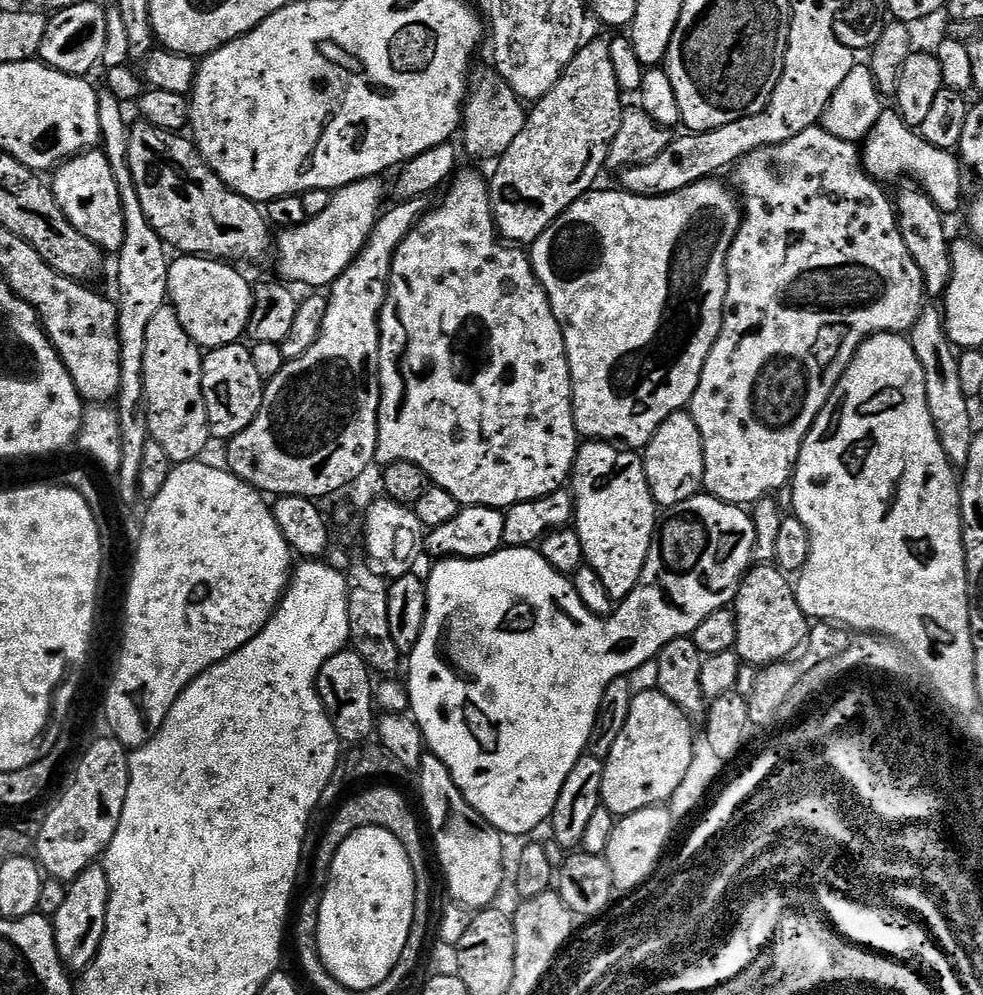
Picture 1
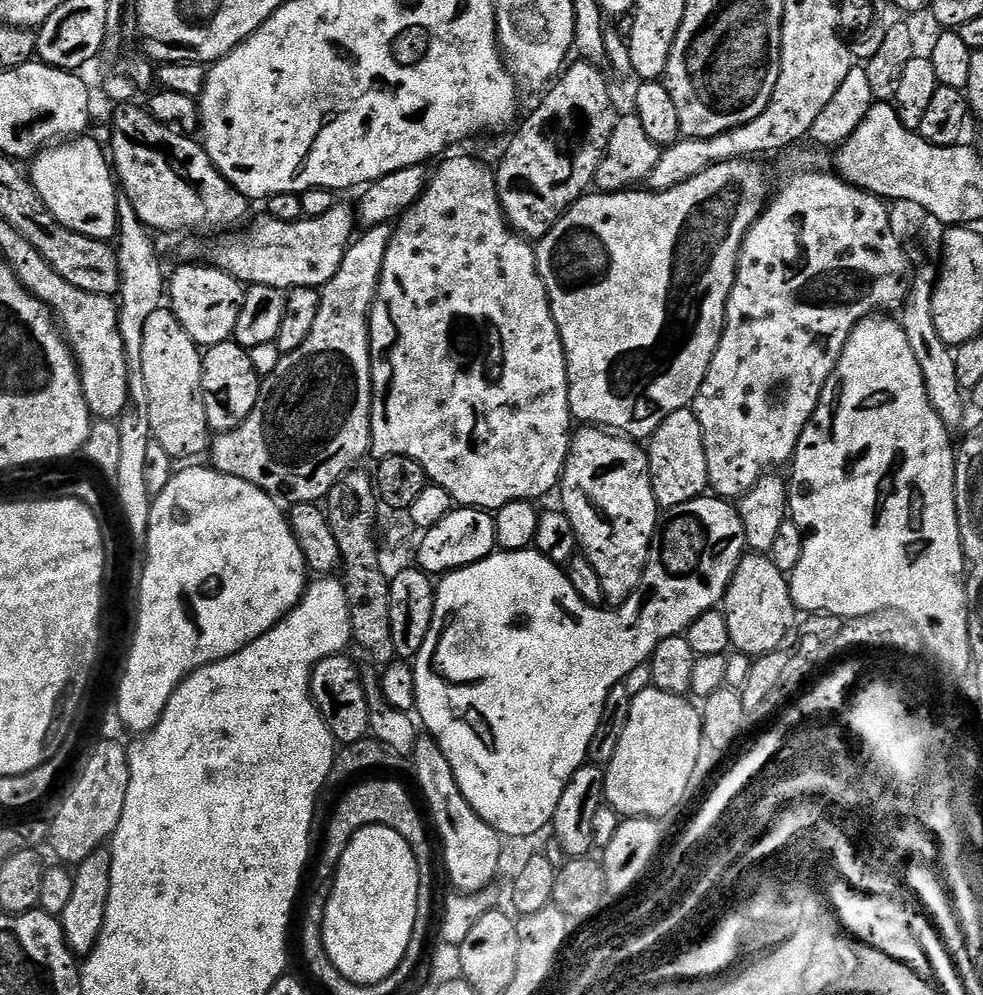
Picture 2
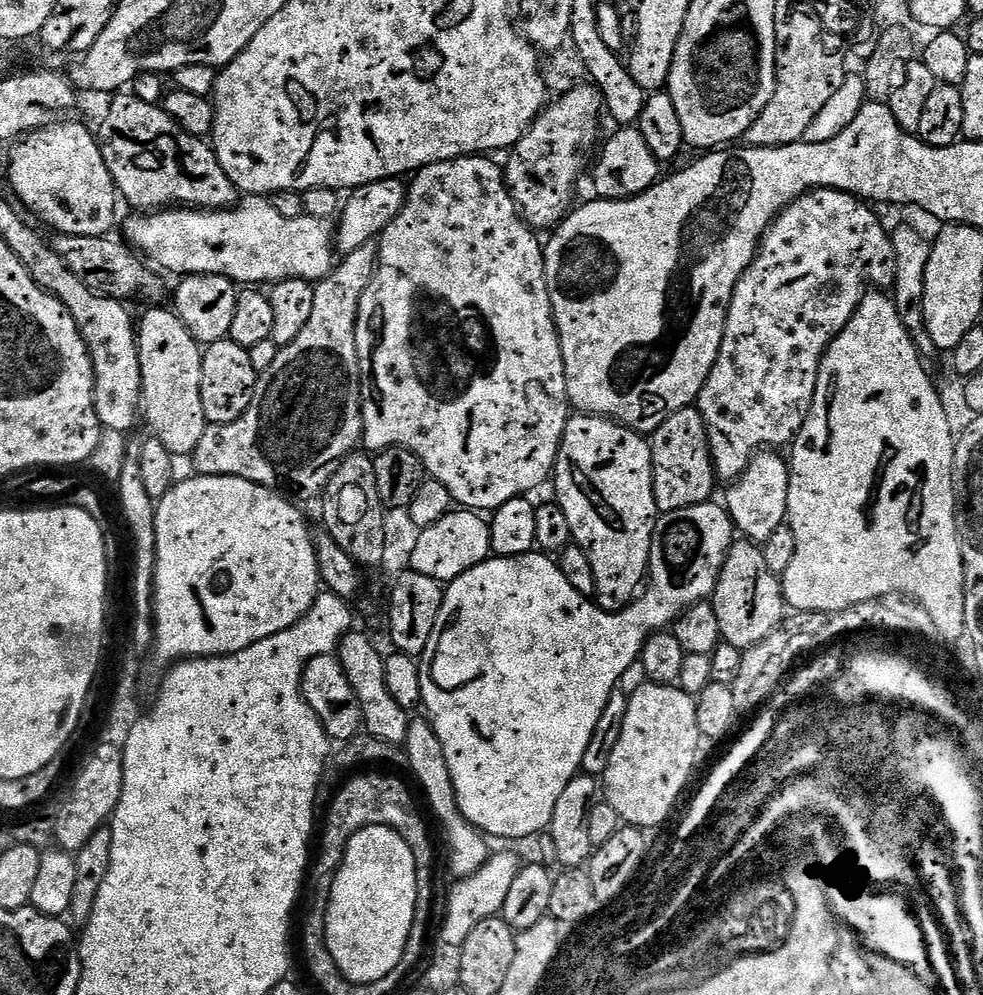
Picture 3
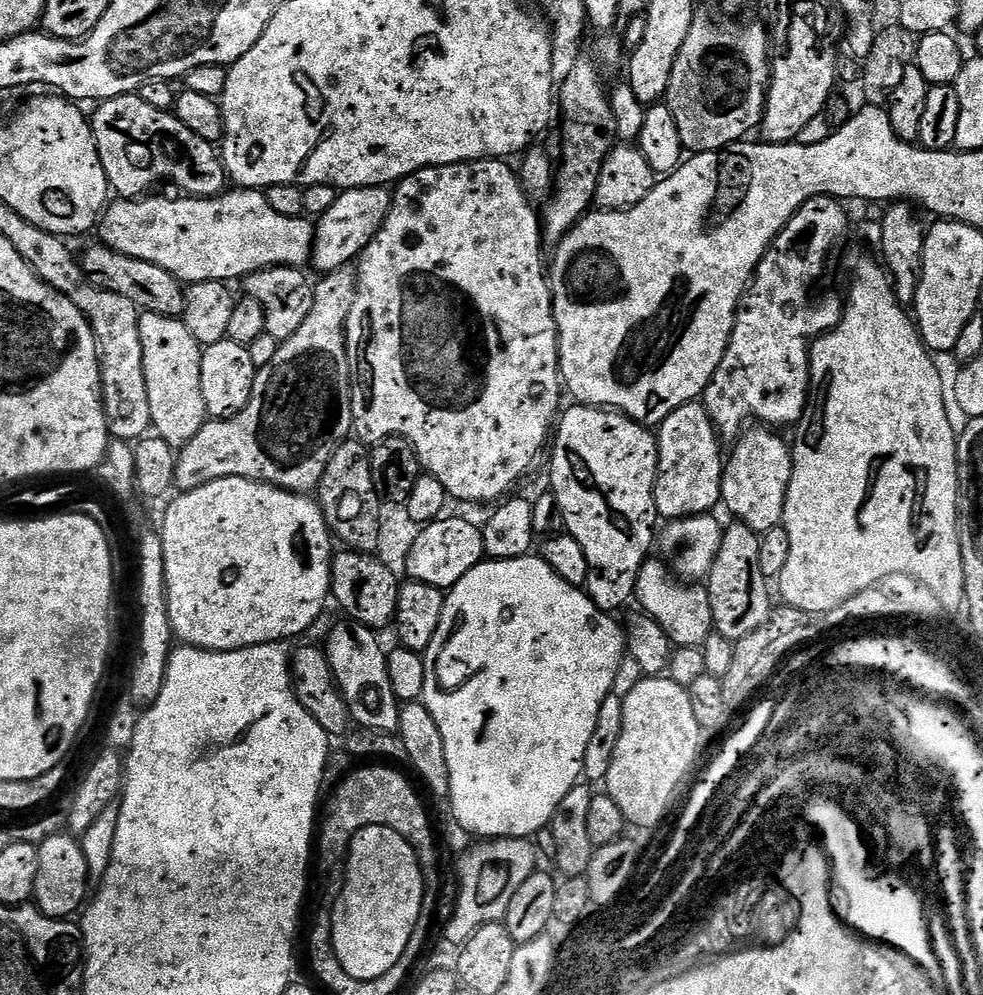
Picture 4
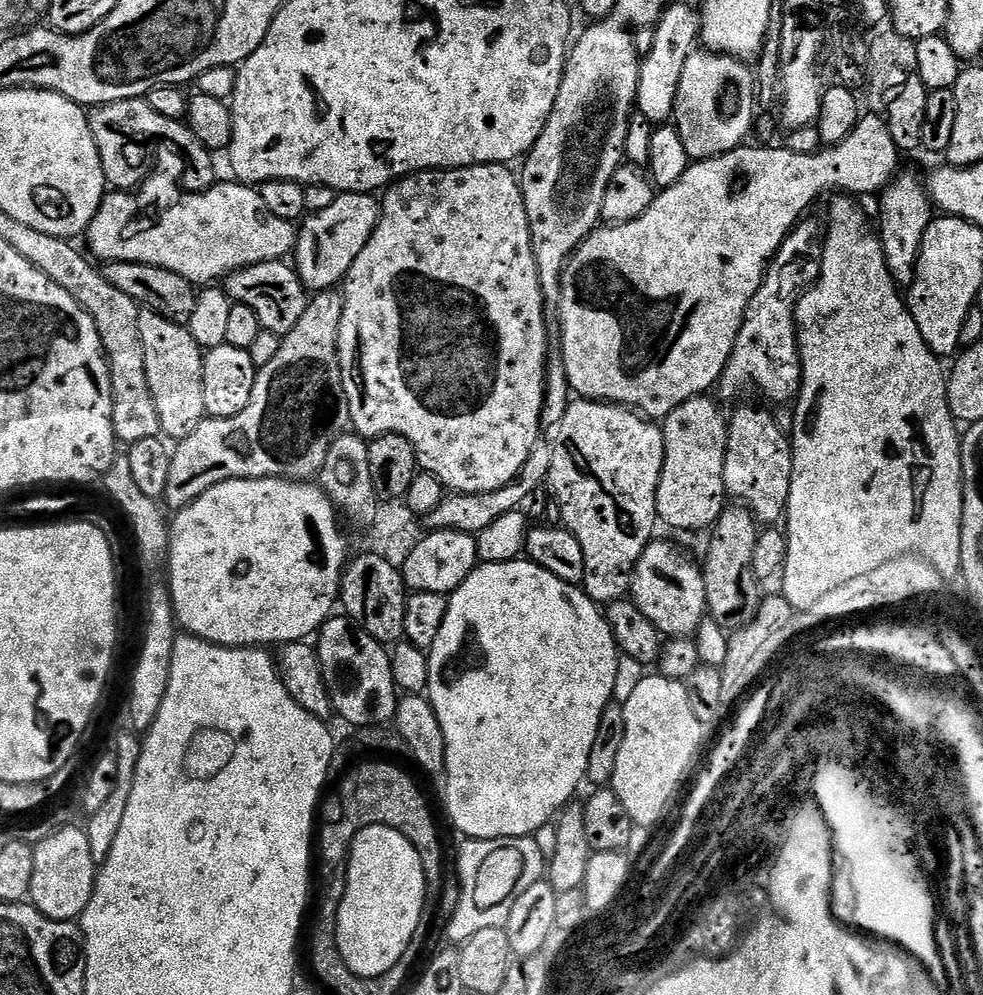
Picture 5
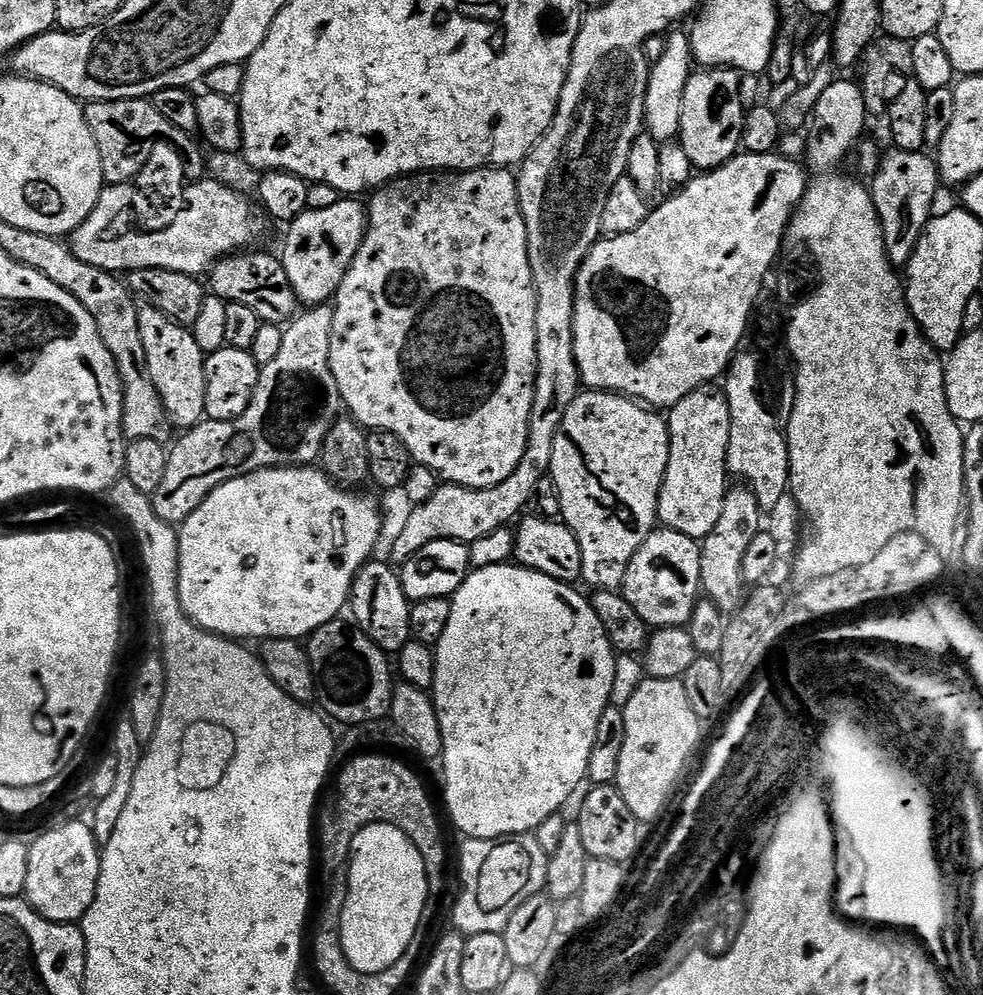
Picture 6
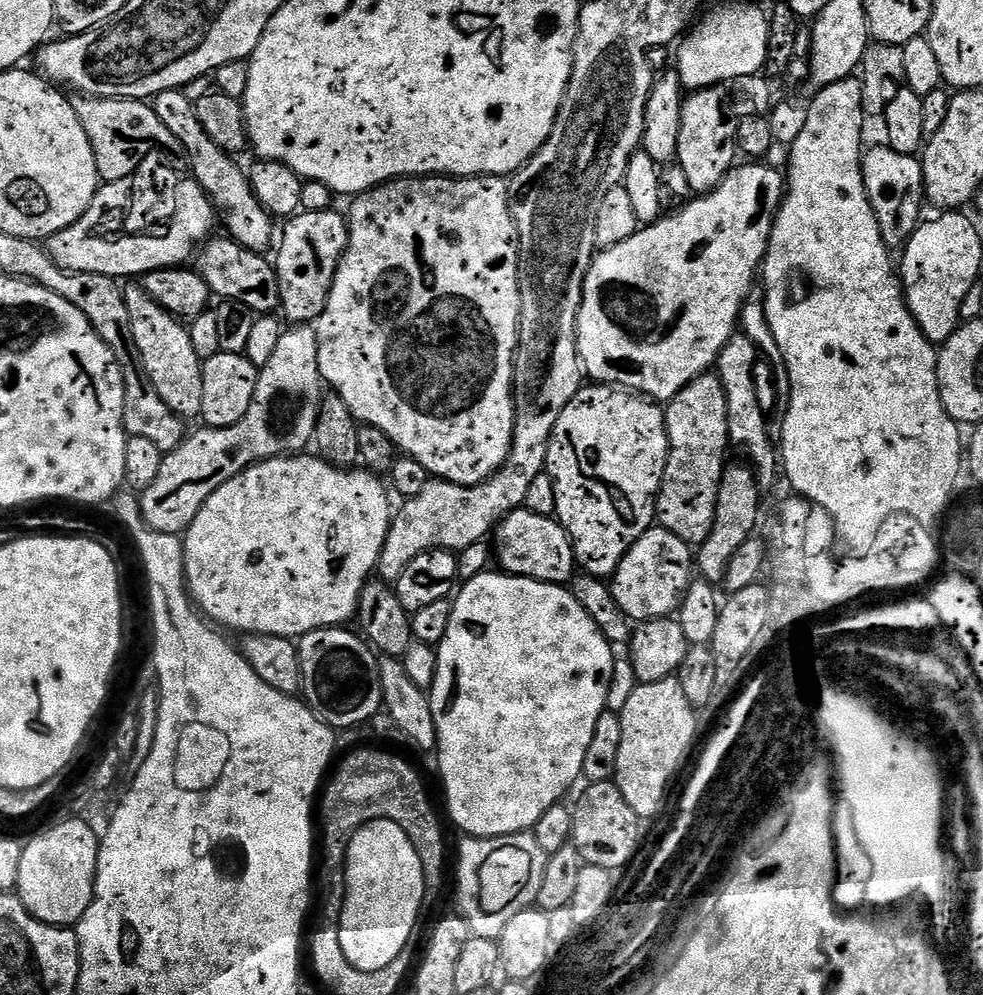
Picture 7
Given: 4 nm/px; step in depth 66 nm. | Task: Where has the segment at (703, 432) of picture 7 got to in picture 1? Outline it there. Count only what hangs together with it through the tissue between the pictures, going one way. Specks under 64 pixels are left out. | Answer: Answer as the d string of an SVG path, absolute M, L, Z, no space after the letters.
M691 411L675 412L658 426L654 438L642 449L642 459L646 470L646 482L654 498L657 509L667 510L701 495L706 474L706 462L702 450L702 434L694 422Z

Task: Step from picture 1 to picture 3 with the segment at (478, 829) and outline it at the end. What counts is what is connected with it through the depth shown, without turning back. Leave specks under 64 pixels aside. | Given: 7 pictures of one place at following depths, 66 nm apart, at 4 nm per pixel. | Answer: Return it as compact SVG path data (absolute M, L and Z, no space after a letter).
M427 718L409 719L406 730L406 742L402 746L408 755L408 768L416 775L428 804L434 815L440 819L444 827L444 836L448 839L448 864L456 878L472 876L490 857L489 841L484 833L473 826L462 813L456 801L454 782L450 778L450 766L446 766L446 754L442 750L442 742L438 742L438 734L434 734L434 726Z

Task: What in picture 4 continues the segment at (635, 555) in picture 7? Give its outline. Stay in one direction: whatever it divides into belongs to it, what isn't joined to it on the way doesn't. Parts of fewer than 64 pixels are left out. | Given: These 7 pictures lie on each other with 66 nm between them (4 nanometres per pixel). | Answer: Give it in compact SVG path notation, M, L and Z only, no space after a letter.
M649 558L644 561L638 574L634 600L640 603L637 604L639 611L654 618L654 622L666 630L670 642L676 648L703 648L714 632L707 587L679 579L663 559Z

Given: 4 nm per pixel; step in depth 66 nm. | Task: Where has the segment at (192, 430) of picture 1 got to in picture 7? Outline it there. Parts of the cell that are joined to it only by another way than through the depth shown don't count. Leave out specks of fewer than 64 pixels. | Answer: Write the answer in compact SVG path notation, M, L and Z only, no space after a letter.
M142 286L136 288L123 289L126 310L130 310L130 326L132 327L132 343L136 346L136 354L142 371L149 384L154 386L154 390L170 406L174 415L181 418L199 417L202 410L202 374L204 373L200 355L194 350L194 342L190 342L188 328L176 317L170 315Z

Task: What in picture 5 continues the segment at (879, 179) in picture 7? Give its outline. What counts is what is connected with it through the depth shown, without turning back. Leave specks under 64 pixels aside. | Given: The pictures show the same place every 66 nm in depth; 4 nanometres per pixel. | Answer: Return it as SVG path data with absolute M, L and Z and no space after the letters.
M903 174L897 175L892 183L883 192L879 193L878 200L880 200L880 228L878 224L878 235L880 245L884 251L884 261L894 278L894 282L901 289L907 290L912 287L916 277L916 263L920 257L922 238L934 219L934 205L928 195L925 181L923 179L919 180L916 176L903 176Z

